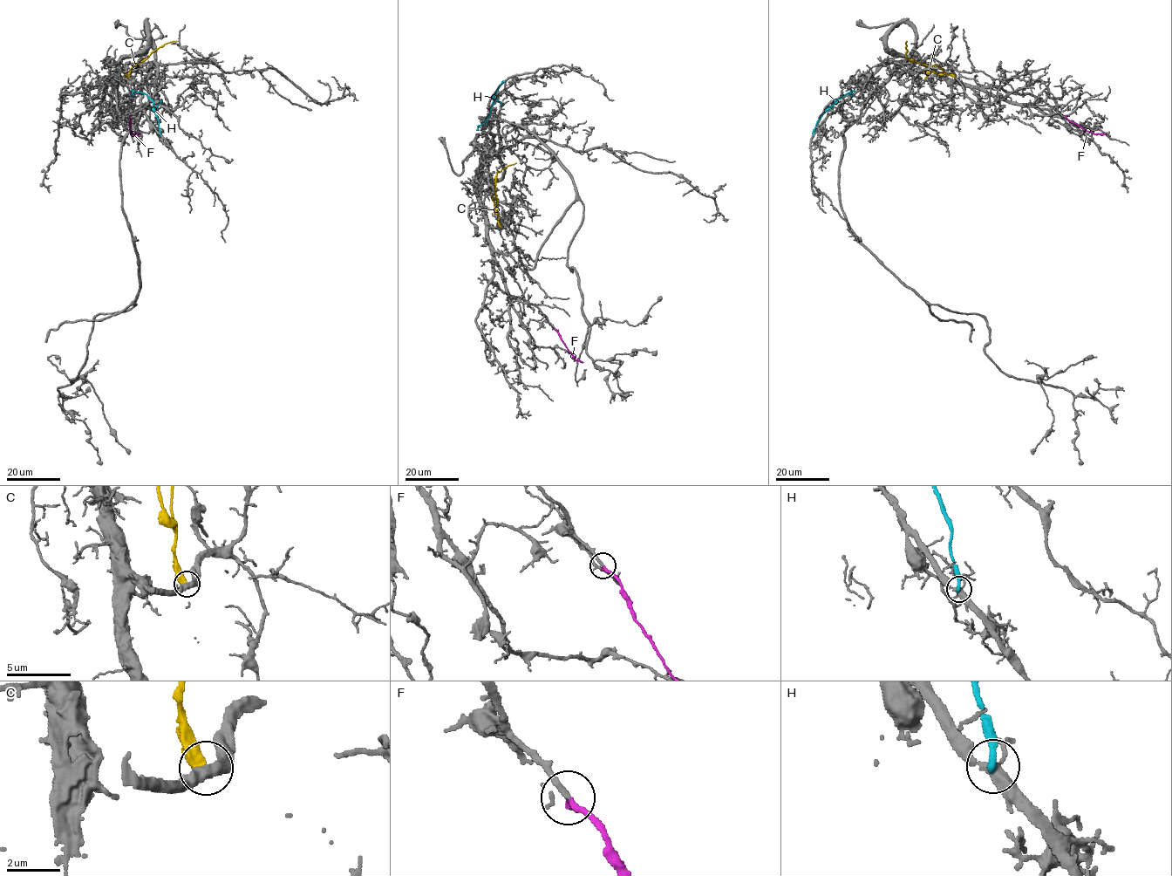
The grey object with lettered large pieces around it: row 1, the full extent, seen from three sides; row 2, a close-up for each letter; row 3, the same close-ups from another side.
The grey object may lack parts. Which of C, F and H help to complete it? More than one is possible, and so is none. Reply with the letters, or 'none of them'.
F

